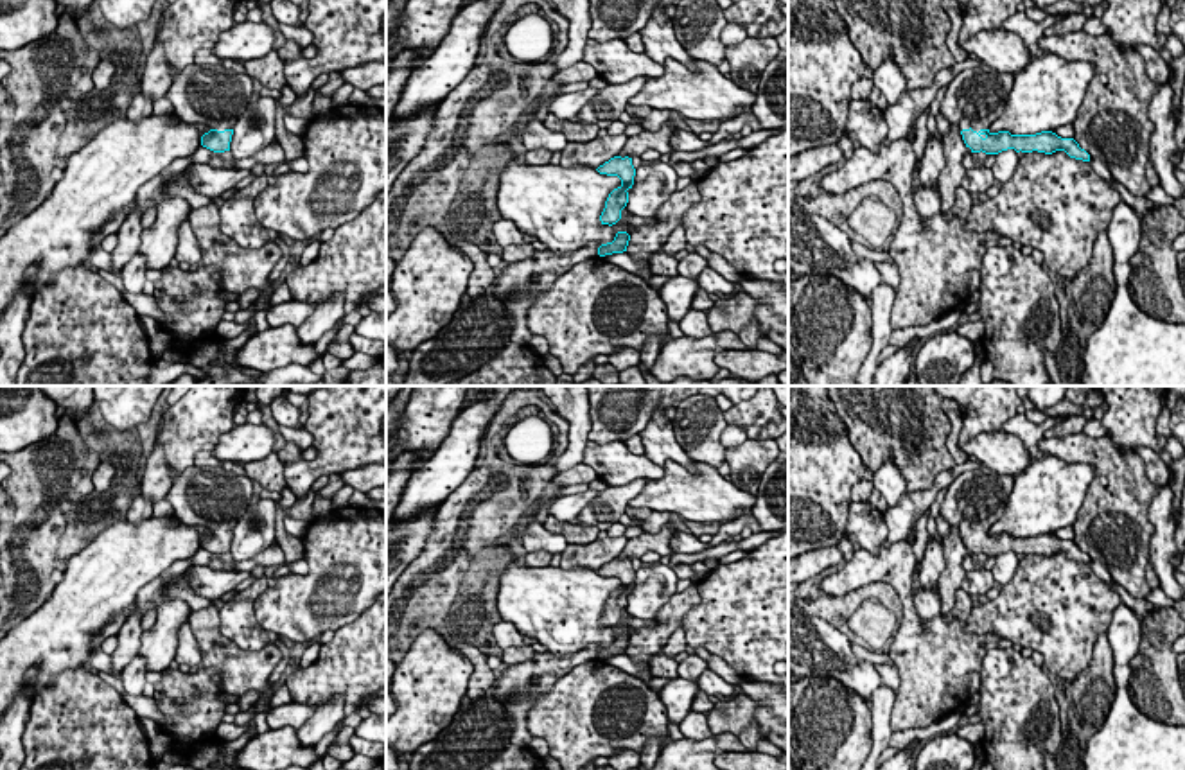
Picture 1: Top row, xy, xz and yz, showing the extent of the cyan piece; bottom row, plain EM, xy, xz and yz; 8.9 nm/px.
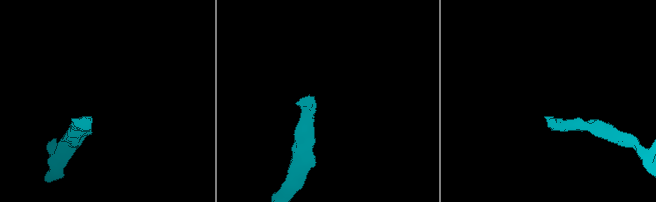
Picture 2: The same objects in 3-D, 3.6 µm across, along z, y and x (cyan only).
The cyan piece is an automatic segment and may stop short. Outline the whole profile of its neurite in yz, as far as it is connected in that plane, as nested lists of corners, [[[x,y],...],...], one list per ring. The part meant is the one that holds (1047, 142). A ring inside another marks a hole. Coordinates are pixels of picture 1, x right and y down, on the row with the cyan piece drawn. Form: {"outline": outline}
{"outline": [[[982,65],[962,70],[946,88],[941,113],[957,124],[971,153],[998,154],[1007,149],[1016,153],[1065,151],[1070,158],[1090,162],[1090,154],[1074,138],[1061,138],[1052,131],[1036,135],[991,133],[989,126],[1002,115],[1011,93],[1014,75]]]}

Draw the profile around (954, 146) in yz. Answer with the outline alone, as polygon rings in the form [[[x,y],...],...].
[[[950,124],[950,131],[943,136],[943,149],[946,165],[939,174],[941,210],[950,212],[955,206],[957,188],[966,174],[962,158],[968,153],[957,124]]]

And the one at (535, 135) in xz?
[[[531,118],[522,126],[521,140],[528,151],[549,149],[551,153],[562,153],[569,144],[562,133],[549,131],[539,118]]]

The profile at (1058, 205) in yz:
[[[1065,151],[1025,153],[996,197],[977,201],[964,228],[996,232],[1043,253],[1065,280],[1090,262],[1095,239],[1108,232],[1120,194],[1088,162]]]

